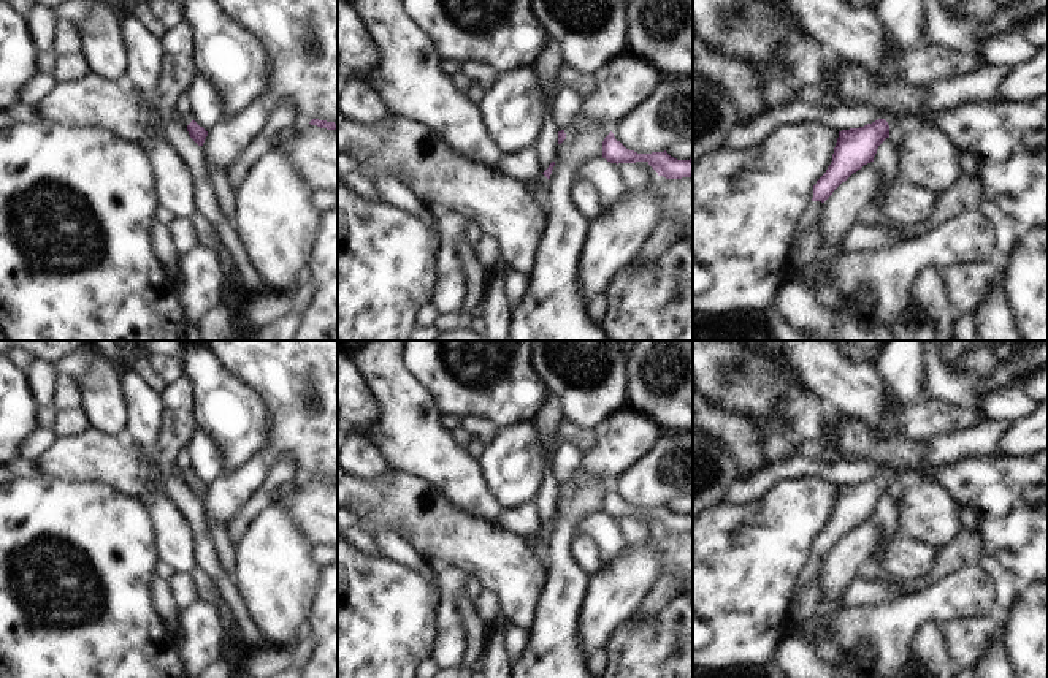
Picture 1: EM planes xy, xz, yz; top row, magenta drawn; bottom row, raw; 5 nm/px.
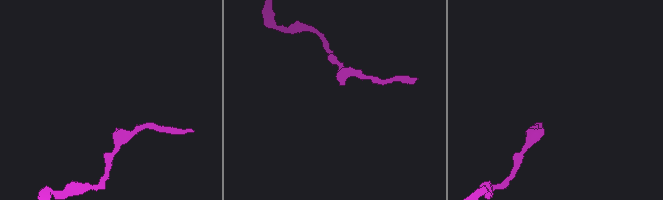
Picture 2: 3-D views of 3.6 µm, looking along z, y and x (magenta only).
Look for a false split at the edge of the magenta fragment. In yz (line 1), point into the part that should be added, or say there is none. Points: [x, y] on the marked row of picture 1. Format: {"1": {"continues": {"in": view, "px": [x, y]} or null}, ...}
{"1": {"continues": {"in": "yz", "px": [891, 121]}}}

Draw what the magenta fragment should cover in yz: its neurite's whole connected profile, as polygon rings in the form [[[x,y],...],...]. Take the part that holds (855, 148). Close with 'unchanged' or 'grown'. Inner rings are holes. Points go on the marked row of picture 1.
[[[885,117],[859,128],[839,131],[832,162],[813,185],[812,201],[824,203],[853,173],[874,162],[878,146],[889,138],[894,125],[910,125],[912,119]]]; grown

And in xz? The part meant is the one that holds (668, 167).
[[[610,131],[602,141],[602,158],[610,163],[636,163],[647,162],[658,176],[666,179],[682,179],[693,176],[693,158],[677,160],[664,152],[637,154],[626,149],[620,141],[615,139]]]; unchanged

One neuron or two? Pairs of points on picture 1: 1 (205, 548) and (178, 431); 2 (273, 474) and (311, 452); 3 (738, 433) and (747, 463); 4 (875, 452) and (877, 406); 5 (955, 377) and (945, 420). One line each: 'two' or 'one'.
1: one
2: two
3: one
4: two
5: two

